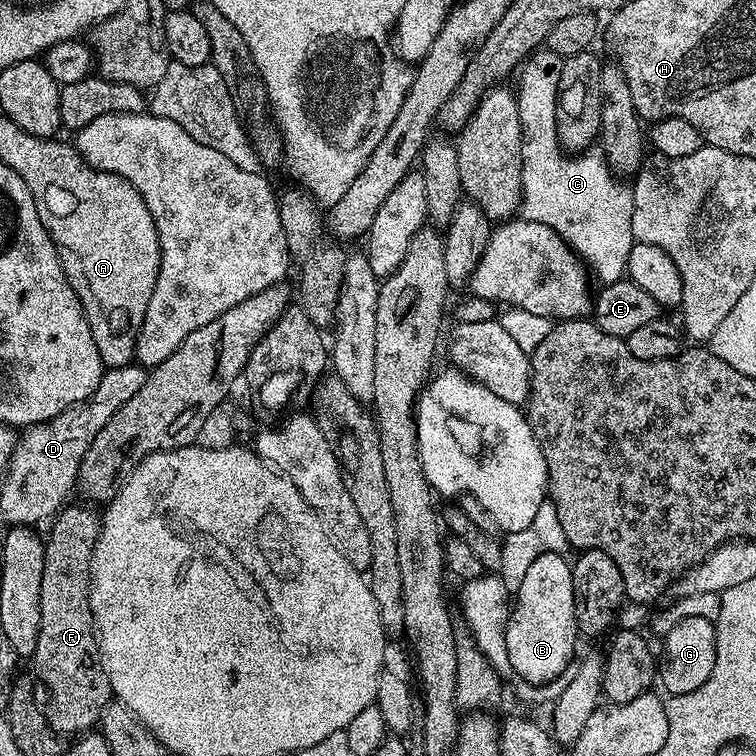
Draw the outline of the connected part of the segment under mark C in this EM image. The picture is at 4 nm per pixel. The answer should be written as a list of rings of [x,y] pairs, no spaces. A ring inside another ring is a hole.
[[[537,50],[524,61],[518,72],[520,88],[518,87],[516,101],[520,111],[520,129],[524,132],[522,194],[518,212],[523,219],[550,226],[550,230],[558,233],[572,247],[572,251],[590,269],[591,275],[595,279],[596,276],[600,279],[601,285],[613,284],[615,280],[625,279],[630,250],[634,243],[632,189],[627,183],[624,185],[620,181],[623,179],[614,171],[613,165],[609,163],[603,151],[589,150],[579,154],[569,154],[561,148],[556,129],[556,96],[563,65],[564,57],[547,50]]]

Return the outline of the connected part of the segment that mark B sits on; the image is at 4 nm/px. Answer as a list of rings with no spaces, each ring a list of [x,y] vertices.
[[[559,552],[542,553],[536,558],[526,571],[521,588],[514,594],[514,603],[508,614],[506,654],[510,658],[512,672],[520,675],[530,686],[549,684],[551,680],[557,680],[561,674],[569,671],[573,663],[572,655],[576,652],[578,633],[574,614],[574,578],[572,577],[572,564],[564,561],[564,558]]]

